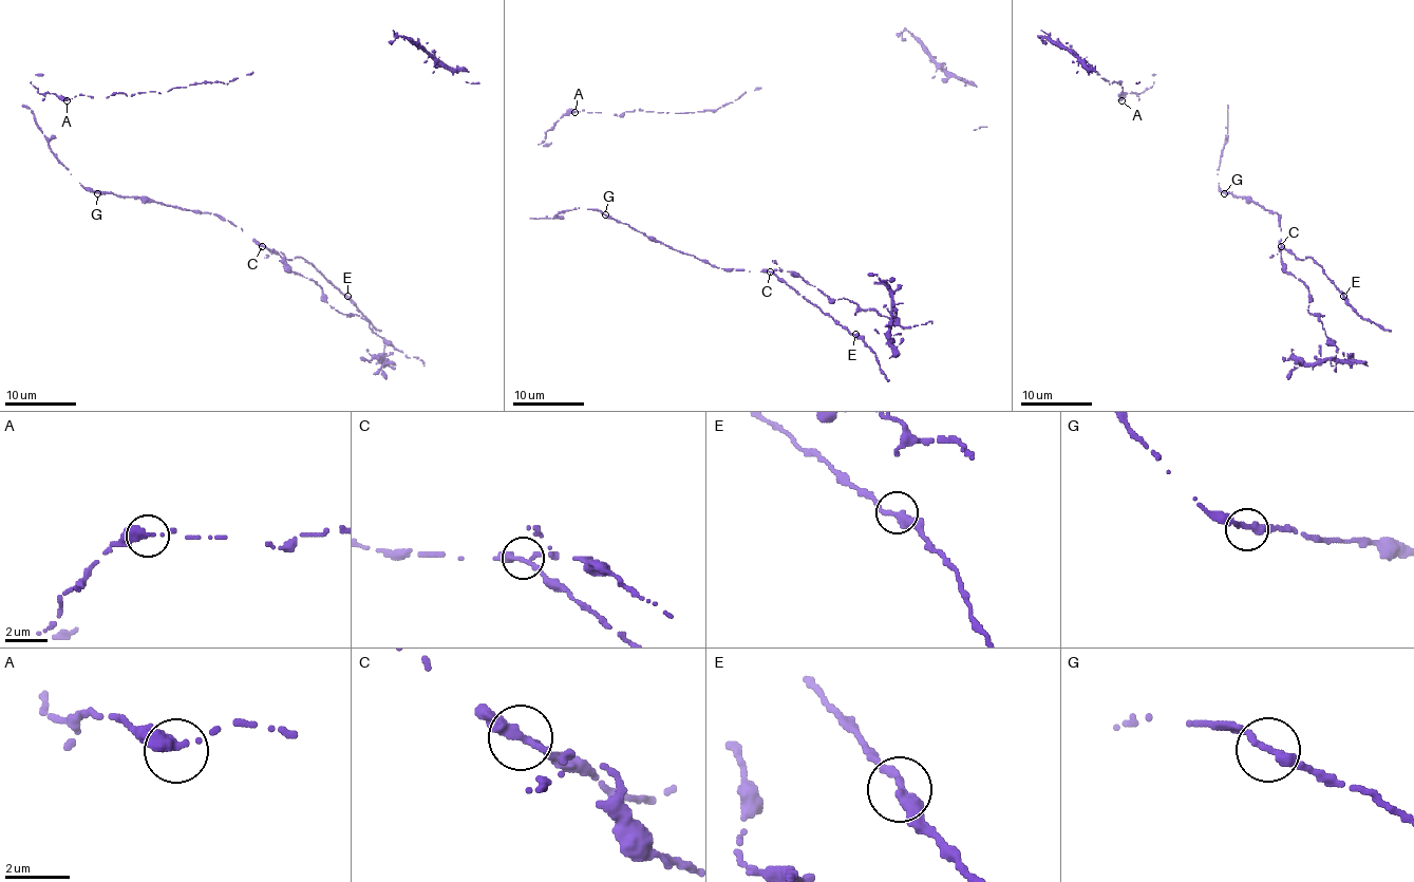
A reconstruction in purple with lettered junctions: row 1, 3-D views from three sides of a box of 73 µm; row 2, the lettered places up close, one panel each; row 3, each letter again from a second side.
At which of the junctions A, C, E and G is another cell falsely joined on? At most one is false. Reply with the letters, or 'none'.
C

